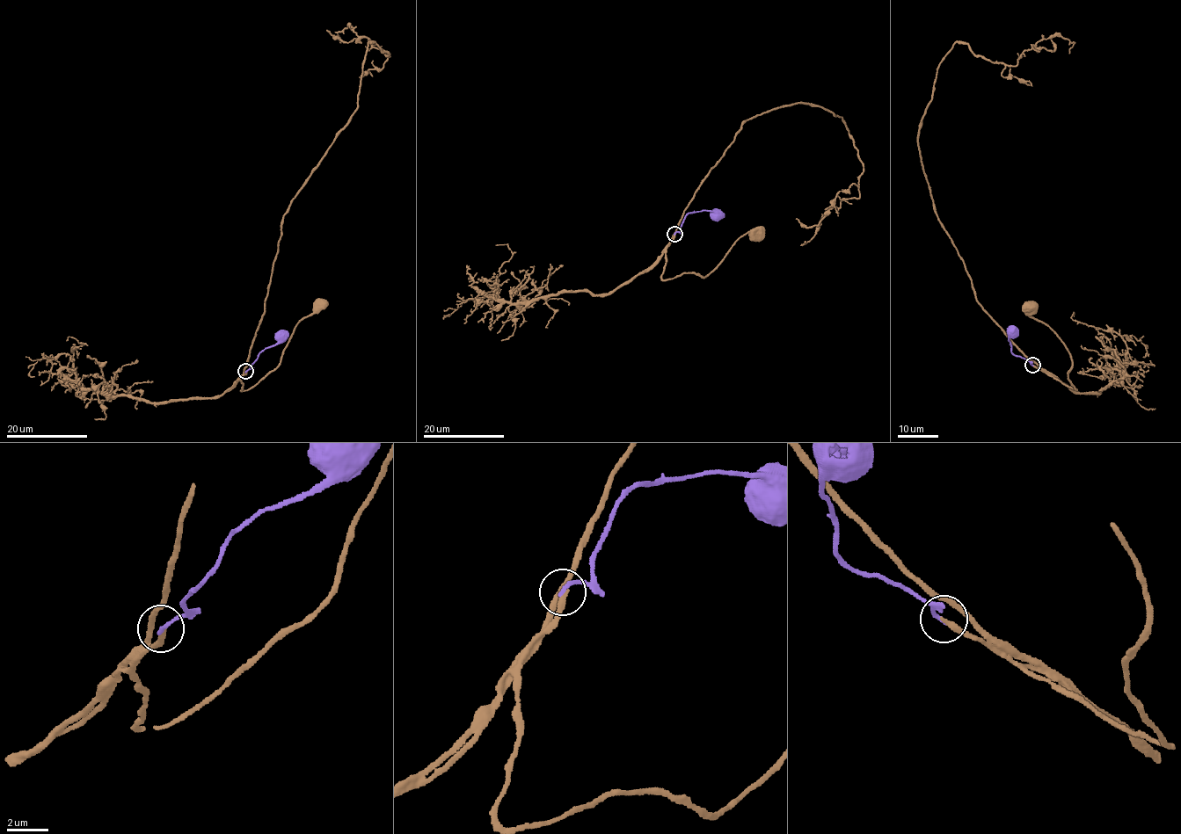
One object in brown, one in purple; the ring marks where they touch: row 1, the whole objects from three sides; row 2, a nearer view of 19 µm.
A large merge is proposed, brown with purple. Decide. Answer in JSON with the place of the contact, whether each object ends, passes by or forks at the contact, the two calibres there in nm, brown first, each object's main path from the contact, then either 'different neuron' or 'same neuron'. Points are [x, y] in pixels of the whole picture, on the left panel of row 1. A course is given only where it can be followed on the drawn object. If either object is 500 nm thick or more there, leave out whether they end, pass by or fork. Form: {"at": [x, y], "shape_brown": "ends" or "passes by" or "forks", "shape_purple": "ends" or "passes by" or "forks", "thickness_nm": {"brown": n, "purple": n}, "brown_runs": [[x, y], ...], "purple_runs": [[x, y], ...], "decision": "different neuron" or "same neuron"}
{"at": [245, 371], "shape_brown": "ends", "shape_purple": "ends", "thickness_nm": {"brown": 280, "purple": 190}, "brown_runs": [[246, 372], [240, 380], [242, 390], [252, 388], [277, 366], [294, 329], [318, 305]], "purple_runs": [[245, 372], [262, 351], [273, 346], [287, 331]], "decision": "different neuron"}

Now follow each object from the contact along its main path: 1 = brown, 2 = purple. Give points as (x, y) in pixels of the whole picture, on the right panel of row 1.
1: (1031, 365), (1076, 388), (1068, 373), (1071, 369), (1070, 352), (1053, 330), (1028, 314), (1031, 308)
2: (1032, 365), (1011, 351), (1008, 333), (1015, 328)

